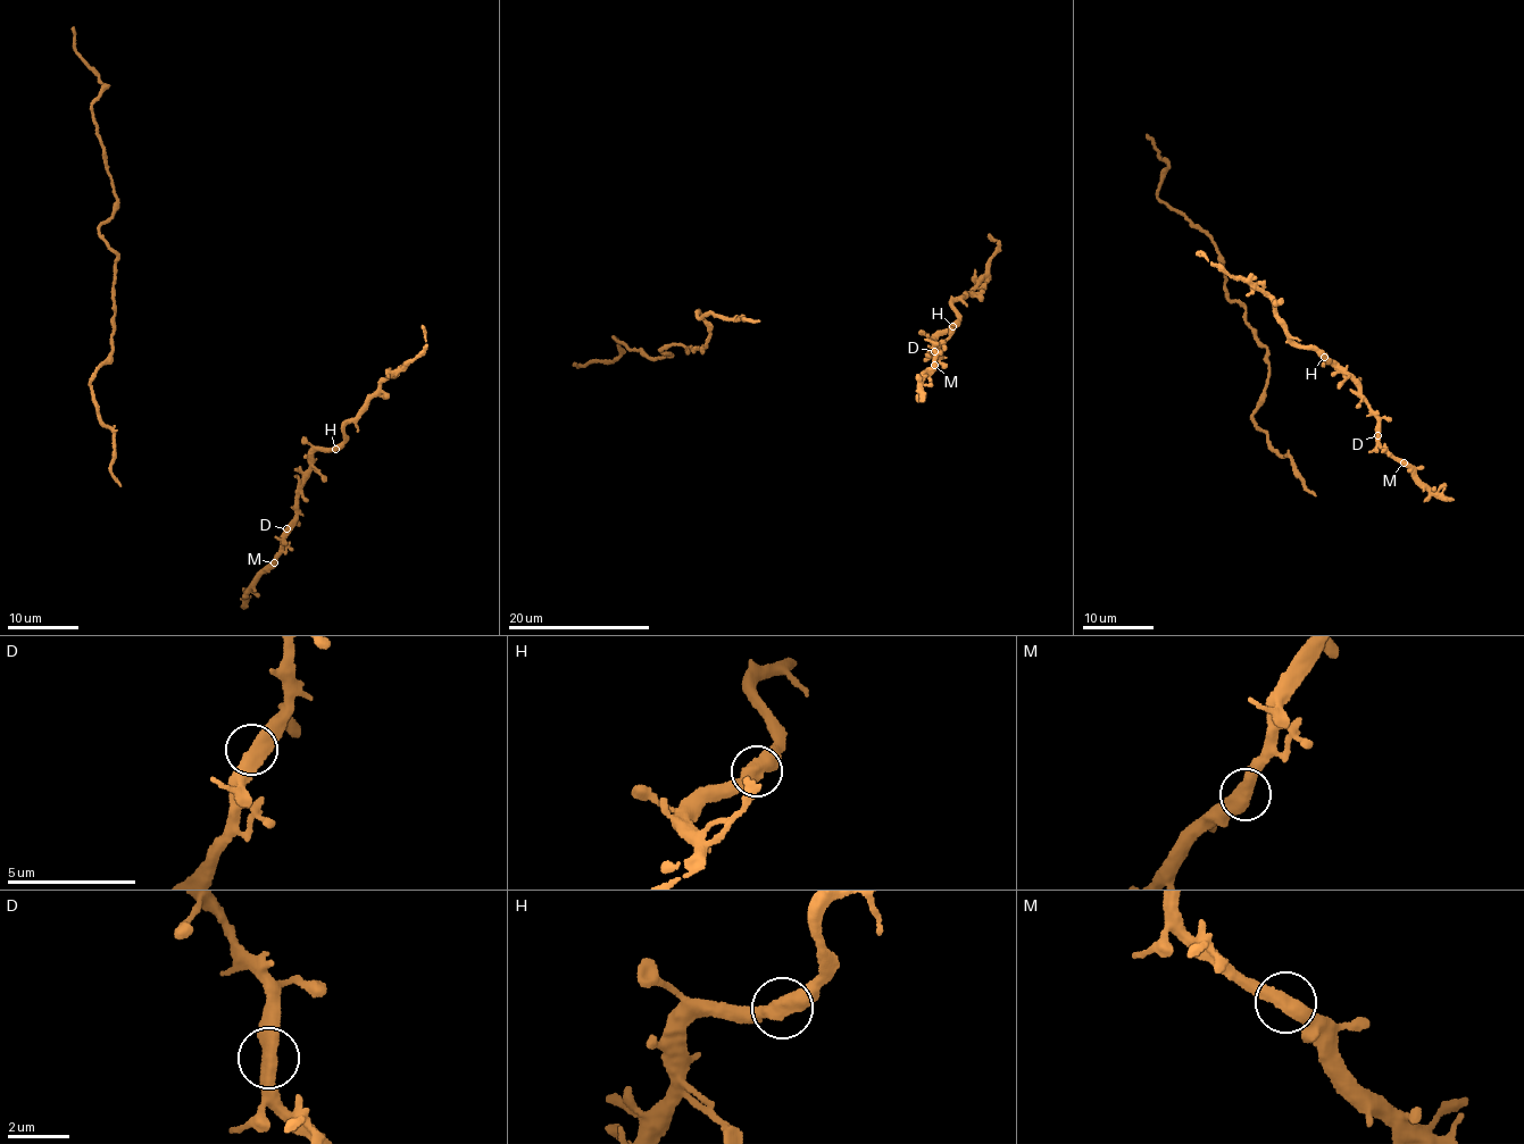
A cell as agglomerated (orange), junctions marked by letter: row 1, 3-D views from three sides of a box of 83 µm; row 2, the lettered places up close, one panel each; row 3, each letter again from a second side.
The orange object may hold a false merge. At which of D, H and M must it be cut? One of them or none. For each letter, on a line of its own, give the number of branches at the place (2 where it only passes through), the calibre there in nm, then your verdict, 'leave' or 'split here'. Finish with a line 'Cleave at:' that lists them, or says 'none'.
D: branches 2; calibre 480 nm; leave
H: branches 2; calibre 480 nm; leave
M: branches 2; calibre 480 nm; leave
Cleave at: none

